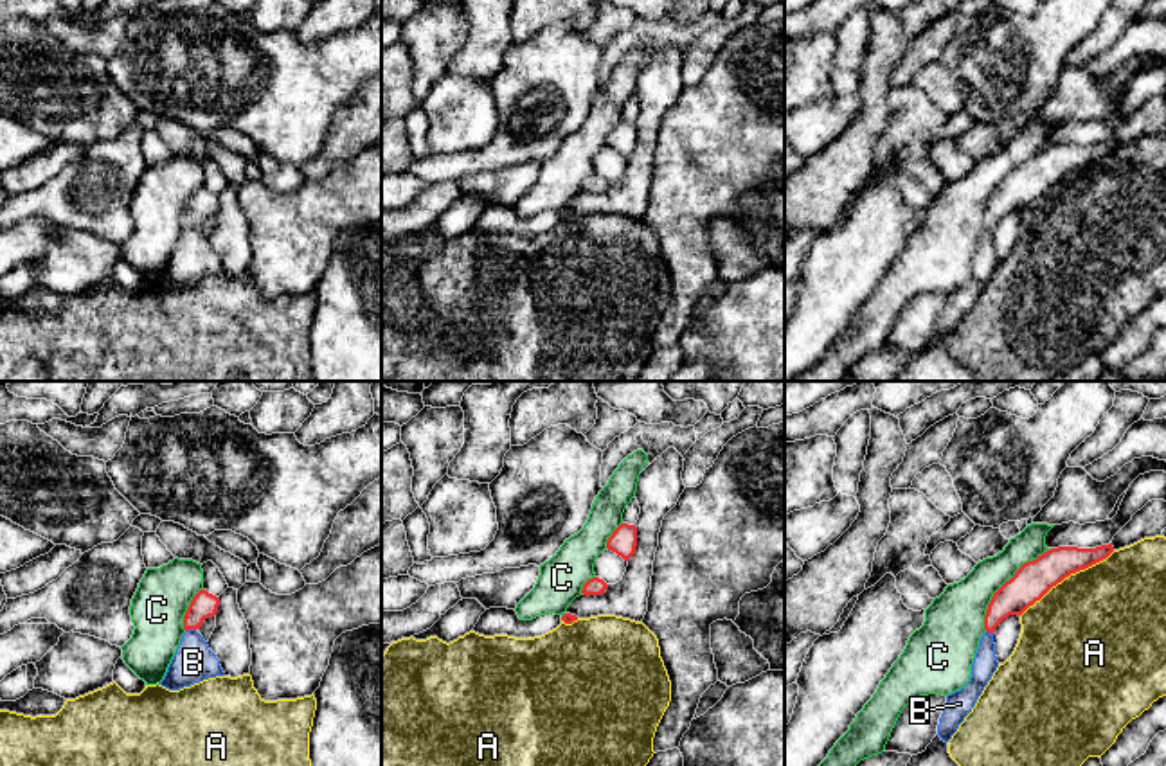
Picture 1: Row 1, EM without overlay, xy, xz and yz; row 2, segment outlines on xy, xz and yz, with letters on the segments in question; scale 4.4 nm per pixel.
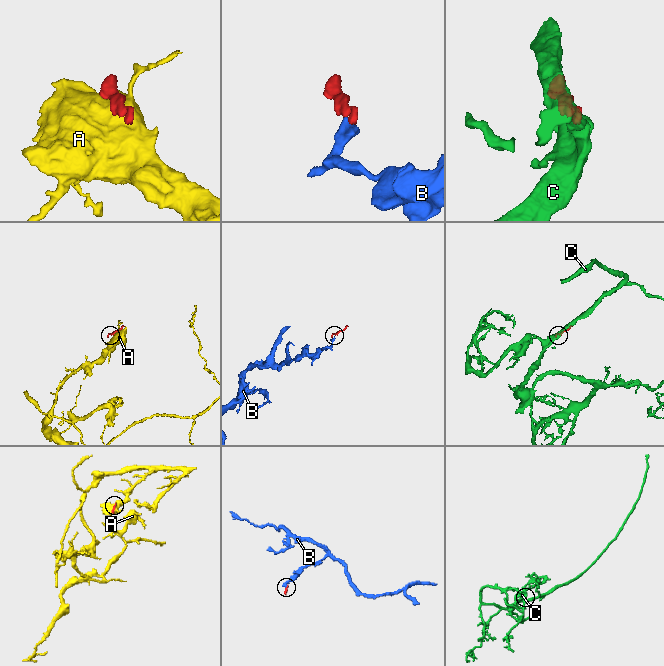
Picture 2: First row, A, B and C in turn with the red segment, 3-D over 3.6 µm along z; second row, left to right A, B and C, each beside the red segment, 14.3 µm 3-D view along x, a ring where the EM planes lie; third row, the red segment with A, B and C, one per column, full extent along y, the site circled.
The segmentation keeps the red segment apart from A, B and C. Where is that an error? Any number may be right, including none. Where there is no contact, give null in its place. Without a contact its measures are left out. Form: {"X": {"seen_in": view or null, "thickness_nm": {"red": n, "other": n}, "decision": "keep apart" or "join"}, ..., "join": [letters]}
{"A": {"seen_in": "yz", "thickness_nm": {"red": 170, "other": 480}, "decision": "keep apart"}, "B": {"seen_in": "xy", "thickness_nm": {"red": 120, "other": 190}, "decision": "join"}, "C": {"seen_in": "yz", "thickness_nm": {"red": 170, "other": 240}, "decision": "keep apart"}, "join": ["B"]}

